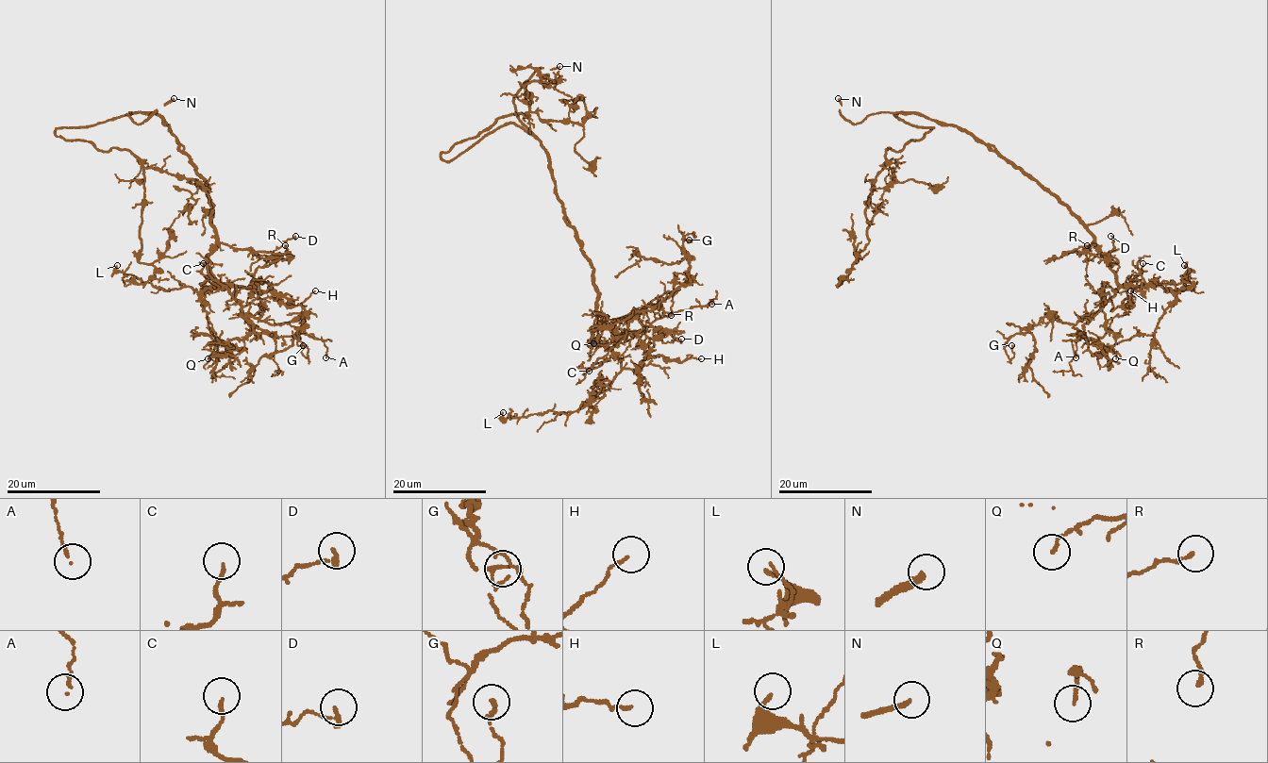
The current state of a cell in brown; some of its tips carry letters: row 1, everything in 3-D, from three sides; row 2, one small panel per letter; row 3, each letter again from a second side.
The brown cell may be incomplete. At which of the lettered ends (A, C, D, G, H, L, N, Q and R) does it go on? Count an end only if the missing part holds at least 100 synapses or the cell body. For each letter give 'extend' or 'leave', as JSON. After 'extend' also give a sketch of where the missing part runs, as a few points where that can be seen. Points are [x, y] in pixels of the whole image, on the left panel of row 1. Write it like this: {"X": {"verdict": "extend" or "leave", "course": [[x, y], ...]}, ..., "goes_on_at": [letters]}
{"A": {"verdict": "leave"}, "C": {"verdict": "leave"}, "D": {"verdict": "leave"}, "G": {"verdict": "leave"}, "H": {"verdict": "leave"}, "L": {"verdict": "leave"}, "N": {"verdict": "extend", "course": [[174, 98], [182, 87], [206, 82], [218, 74]]}, "Q": {"verdict": "leave"}, "R": {"verdict": "leave"}, "goes_on_at": ["N"]}

